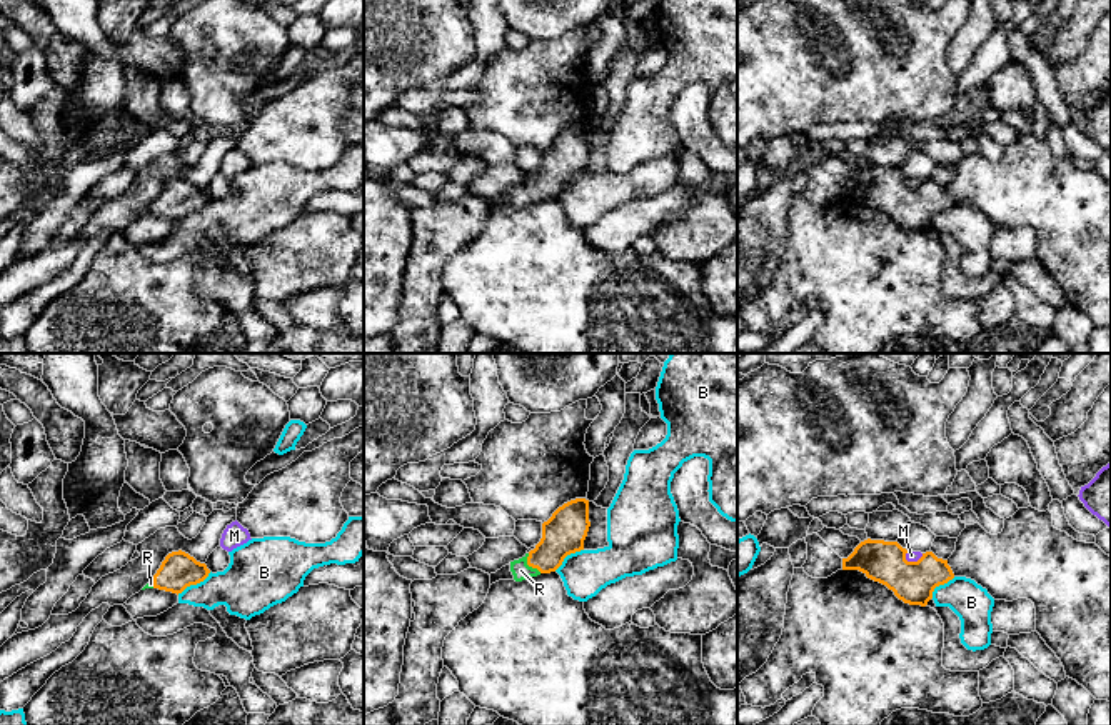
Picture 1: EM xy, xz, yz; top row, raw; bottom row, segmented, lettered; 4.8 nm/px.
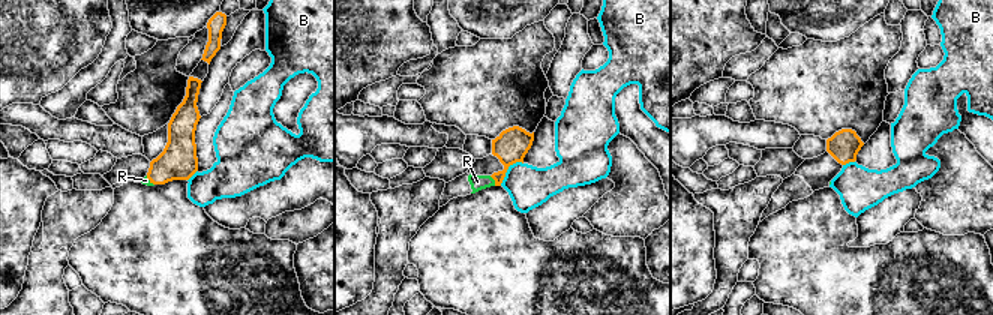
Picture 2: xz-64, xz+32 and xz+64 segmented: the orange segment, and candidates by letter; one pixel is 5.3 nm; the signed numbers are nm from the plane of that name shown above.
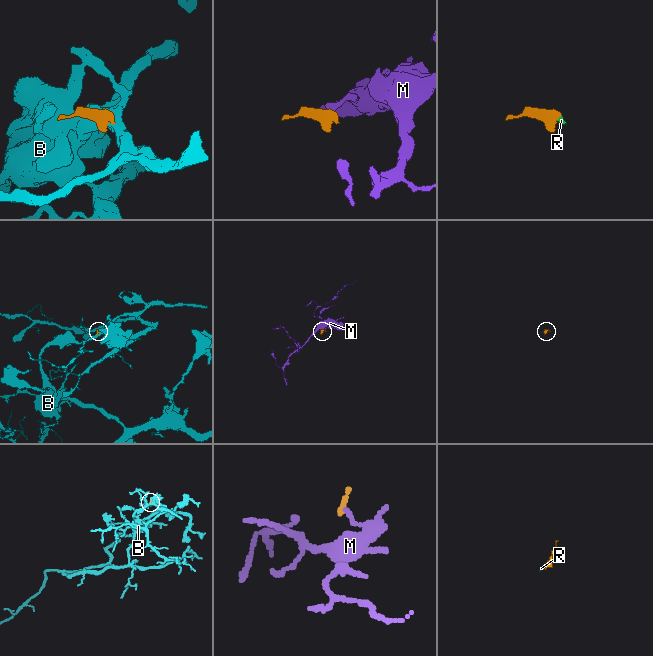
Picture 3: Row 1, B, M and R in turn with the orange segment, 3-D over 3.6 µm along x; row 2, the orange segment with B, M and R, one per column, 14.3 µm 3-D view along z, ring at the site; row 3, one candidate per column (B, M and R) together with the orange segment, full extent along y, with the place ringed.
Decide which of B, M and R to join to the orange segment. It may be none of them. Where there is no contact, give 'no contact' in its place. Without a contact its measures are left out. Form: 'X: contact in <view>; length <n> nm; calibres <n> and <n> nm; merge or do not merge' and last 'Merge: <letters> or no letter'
B: contact in xy; length 200 nm; calibres 180 and 280 nm; do not merge
M: contact in yz; length 100 nm; calibres 200 and 50 nm; do not merge
R: contact in xz; length 120 nm; calibres 200 and 90 nm; merge
Merge: R

